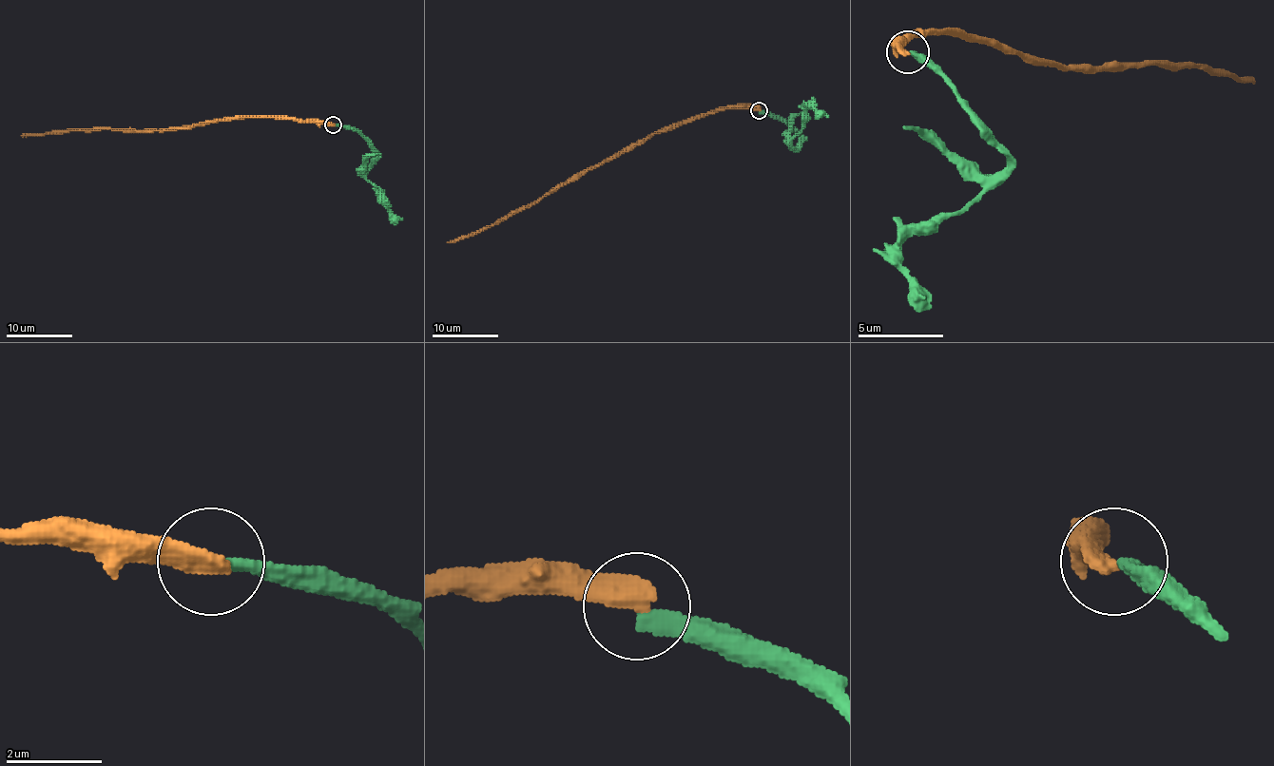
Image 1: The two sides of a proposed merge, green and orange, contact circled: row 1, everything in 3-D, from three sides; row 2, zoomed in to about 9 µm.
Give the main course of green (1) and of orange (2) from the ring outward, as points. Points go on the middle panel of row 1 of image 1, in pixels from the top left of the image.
1: (759, 110), (779, 115), (793, 130), (799, 142), (793, 148), (792, 139), (801, 128), (810, 107), (828, 117)
2: (759, 110), (719, 108), (665, 126), (494, 222), (447, 242)

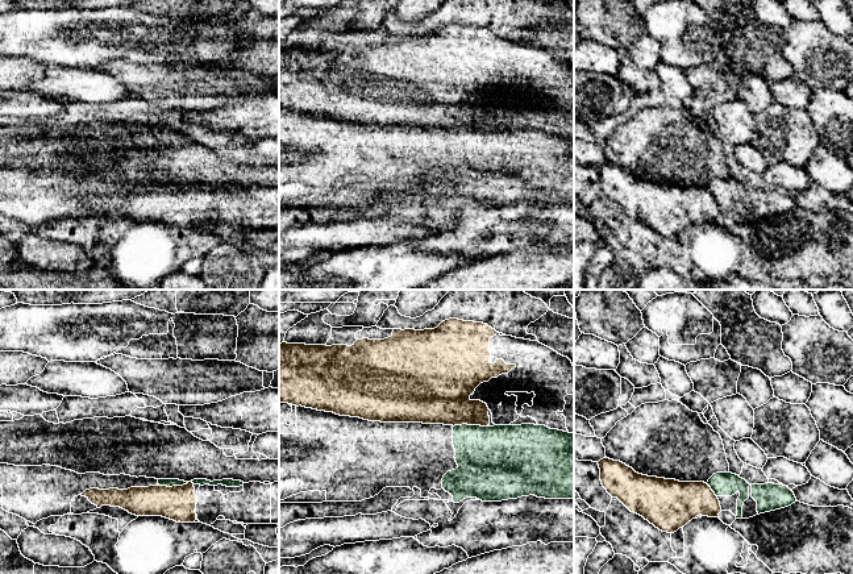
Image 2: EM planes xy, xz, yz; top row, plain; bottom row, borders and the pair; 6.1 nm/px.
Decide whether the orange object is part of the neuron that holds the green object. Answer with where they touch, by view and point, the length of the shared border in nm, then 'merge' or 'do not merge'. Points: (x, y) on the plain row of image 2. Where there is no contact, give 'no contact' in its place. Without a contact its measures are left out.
xz (470, 130) | 220 nm | do not merge

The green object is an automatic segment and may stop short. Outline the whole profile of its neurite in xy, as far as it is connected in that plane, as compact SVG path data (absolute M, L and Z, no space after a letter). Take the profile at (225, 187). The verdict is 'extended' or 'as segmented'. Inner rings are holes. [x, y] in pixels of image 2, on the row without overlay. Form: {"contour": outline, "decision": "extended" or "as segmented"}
{"contour": "M194 184L191 186L194 190L200 190L200 191L204 191L204 190L209 190L209 191L217 191L217 190L222 190L222 191L226 191L226 192L240 192L240 191L244 191L244 187L241 186L233 186L233 184L222 184L222 186L207 186L207 184Z", "decision": "as segmented"}

